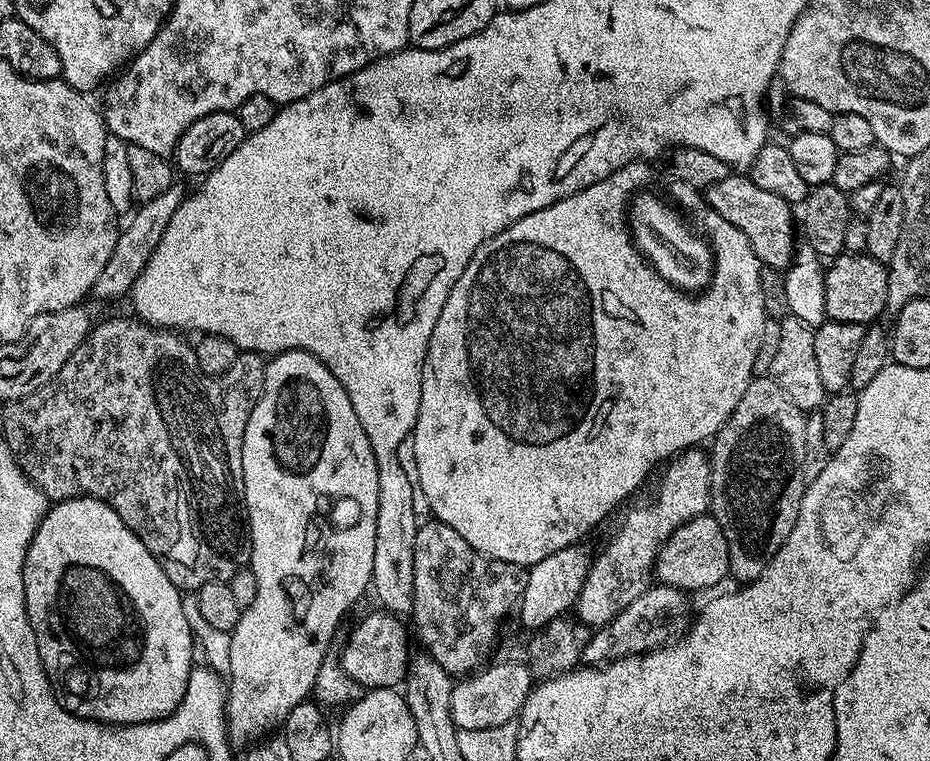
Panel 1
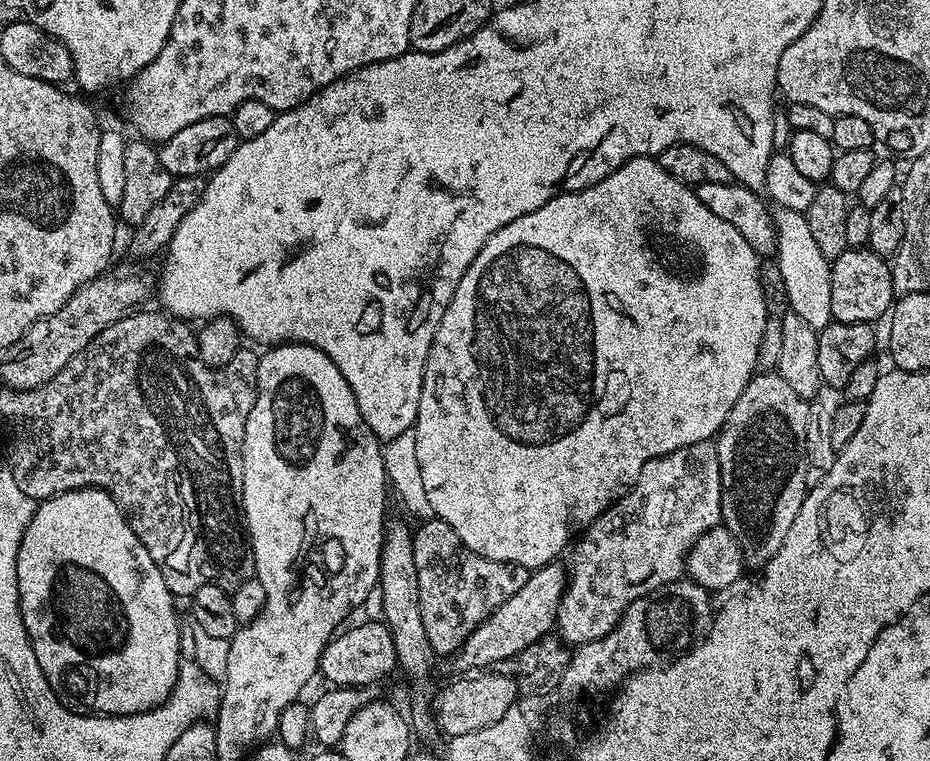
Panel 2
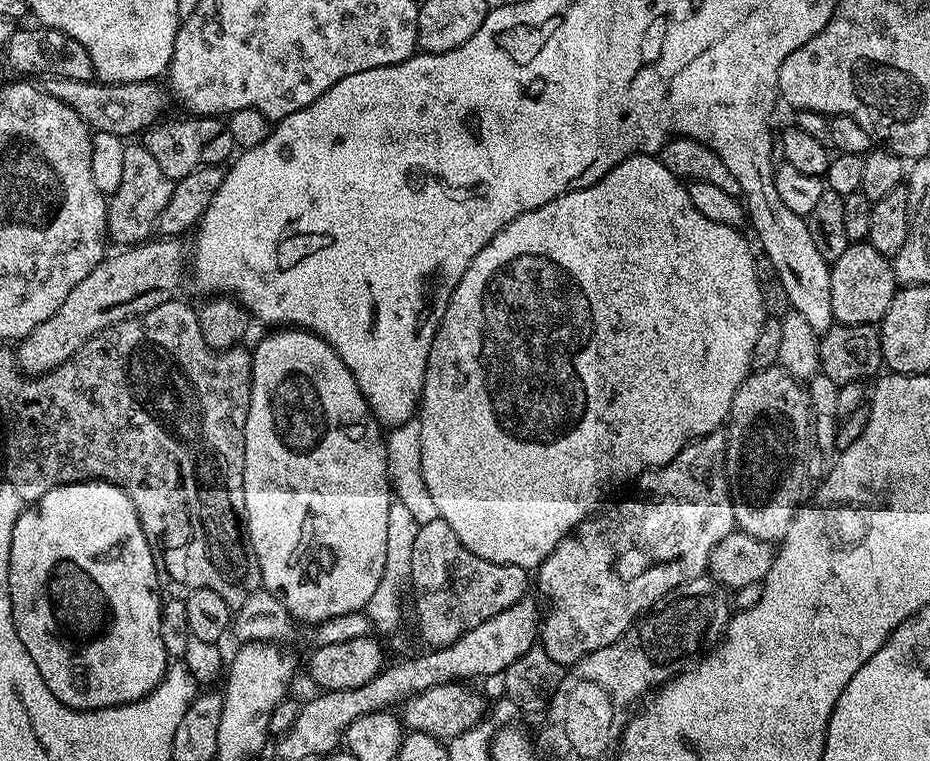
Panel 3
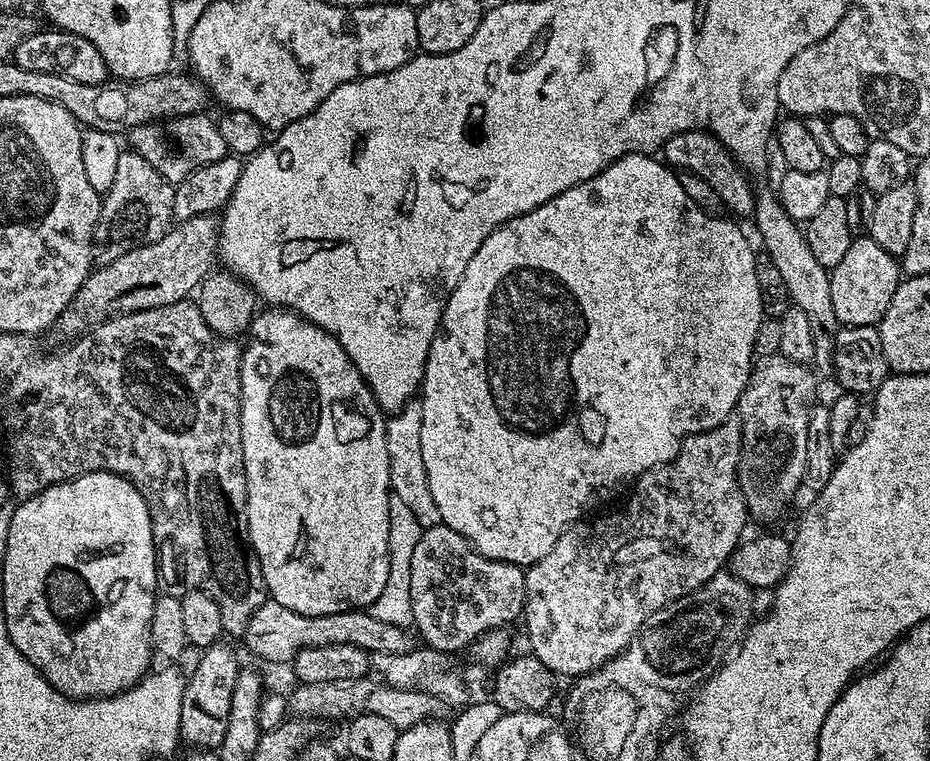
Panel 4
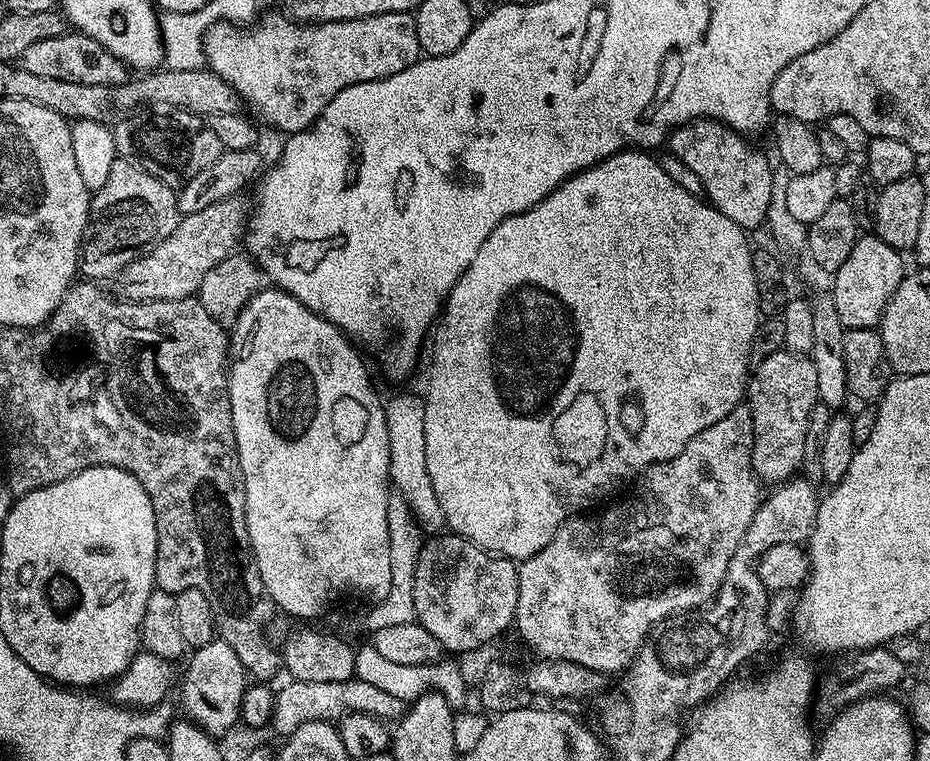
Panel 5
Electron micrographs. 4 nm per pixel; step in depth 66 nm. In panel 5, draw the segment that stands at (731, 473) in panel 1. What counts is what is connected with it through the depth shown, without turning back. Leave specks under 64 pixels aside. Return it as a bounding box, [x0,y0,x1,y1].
[746,350,818,486]

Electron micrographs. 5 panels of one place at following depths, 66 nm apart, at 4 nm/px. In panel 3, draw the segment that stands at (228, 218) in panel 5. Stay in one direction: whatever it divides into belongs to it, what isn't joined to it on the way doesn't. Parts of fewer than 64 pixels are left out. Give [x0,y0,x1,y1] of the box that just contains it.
[14,238,186,376]

